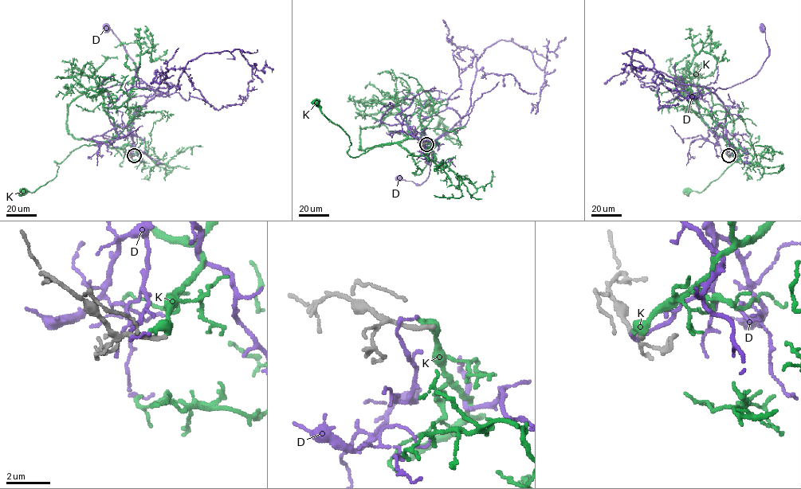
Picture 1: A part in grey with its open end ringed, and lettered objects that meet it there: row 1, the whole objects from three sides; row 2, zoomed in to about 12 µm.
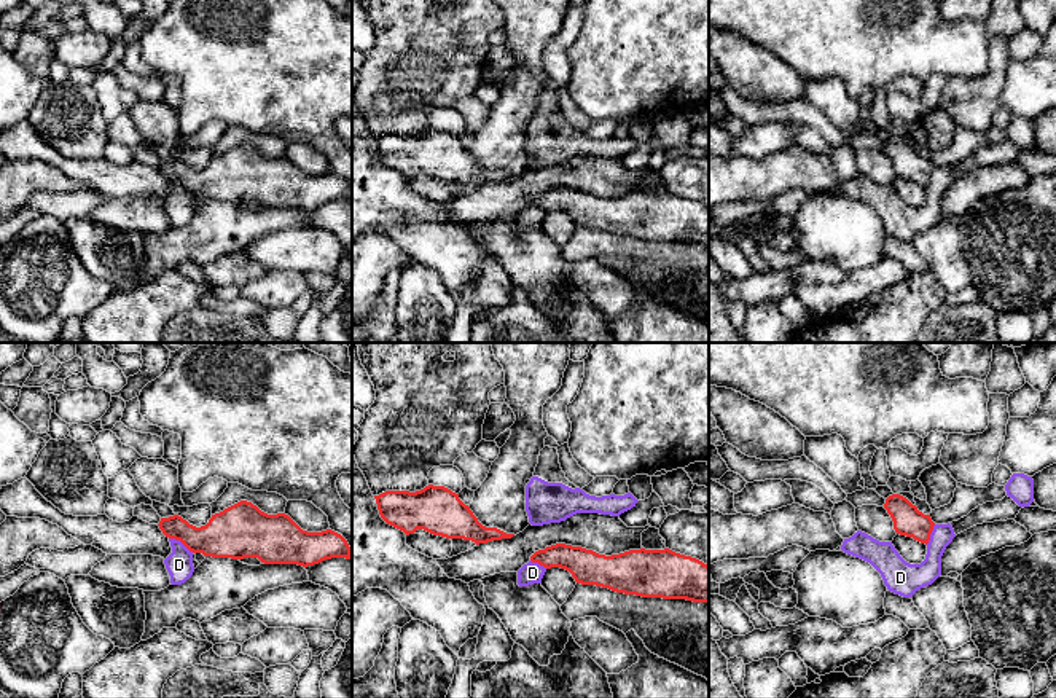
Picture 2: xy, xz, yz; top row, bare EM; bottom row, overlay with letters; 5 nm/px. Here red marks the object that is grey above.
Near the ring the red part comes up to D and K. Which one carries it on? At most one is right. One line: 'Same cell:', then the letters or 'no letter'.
Same cell: K

